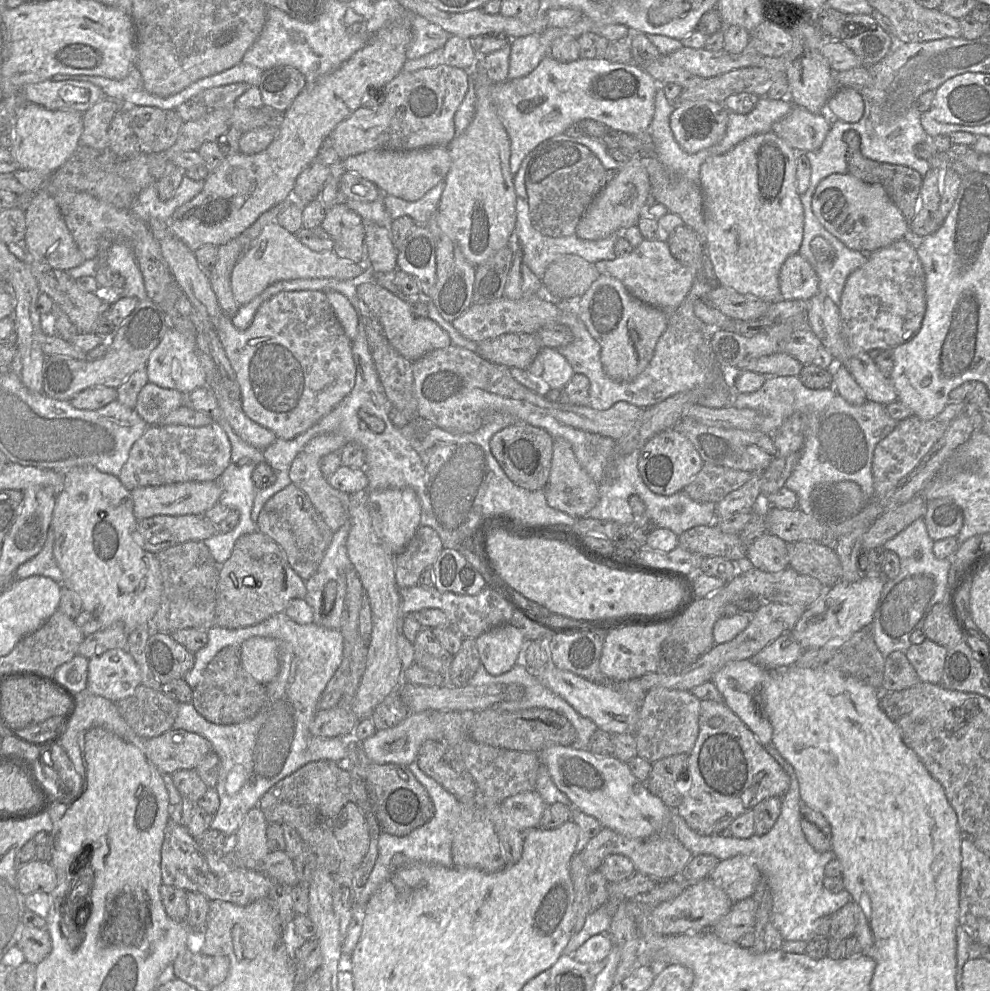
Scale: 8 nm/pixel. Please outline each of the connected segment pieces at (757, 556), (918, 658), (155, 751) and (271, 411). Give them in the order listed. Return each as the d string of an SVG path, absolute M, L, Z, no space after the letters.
M770 532L749 545L747 558L754 568L764 572L776 573L789 567L787 543Z
M929 639L912 644L905 652L920 682L940 684L948 650Z
M179 729L146 739L145 748L148 759L162 774L195 769L212 751L210 742L204 737Z
M322 291L279 292L264 301L246 330L238 330L231 317L222 314L215 331L236 373L243 412L254 422L269 429L277 438L290 440L327 415L355 385L356 367L352 342Z

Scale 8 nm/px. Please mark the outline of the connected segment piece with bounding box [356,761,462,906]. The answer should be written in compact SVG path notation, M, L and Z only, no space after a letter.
M413 761L408 765L408 768L427 790L433 801L435 814L429 822L406 836L399 837L381 832L378 841L378 857L374 868L365 886L360 891L357 891L356 903L361 906L366 906L378 889L386 883L398 869L404 866L417 864L432 864L443 867L454 866L452 858L452 829L462 812L462 804L454 795L445 790L434 779L426 775L419 768L417 761Z

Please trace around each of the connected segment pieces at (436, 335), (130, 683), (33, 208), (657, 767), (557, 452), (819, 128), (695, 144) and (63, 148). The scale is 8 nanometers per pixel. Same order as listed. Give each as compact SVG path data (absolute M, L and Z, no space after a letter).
M369 270L369 274L359 280L357 295L364 326L367 325L368 318L377 318L393 348L411 362L429 352L448 347L451 344L451 339L444 329L428 317L414 315L408 302L399 299L375 281L375 276L391 275L389 273L373 273Z
M111 649L89 659L87 692L113 703L131 696L141 684L140 670L125 649Z
M42 190L36 191L26 207L25 215L24 245L37 259L65 271L78 267L85 261L53 196Z
M676 754L652 763L645 782L647 789L671 810L677 809L685 793L682 776L686 777L688 756Z
M555 438L548 483L544 489L547 504L575 519L581 519L599 501L599 484L596 483L578 462L571 445L563 438Z
M793 105L790 113L773 125L772 131L796 152L810 152L820 149L831 123L832 119L825 113L816 115Z
M696 100L674 106L670 117L673 136L680 147L695 154L718 144L725 136L730 110L724 102Z
M28 103L14 121L14 136L10 151L21 170L54 173L74 153L83 132L83 113L50 110Z

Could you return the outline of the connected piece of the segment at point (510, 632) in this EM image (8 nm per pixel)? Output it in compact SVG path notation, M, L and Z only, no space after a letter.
M510 624L492 628L475 641L481 664L494 676L508 672L524 655L524 637Z

